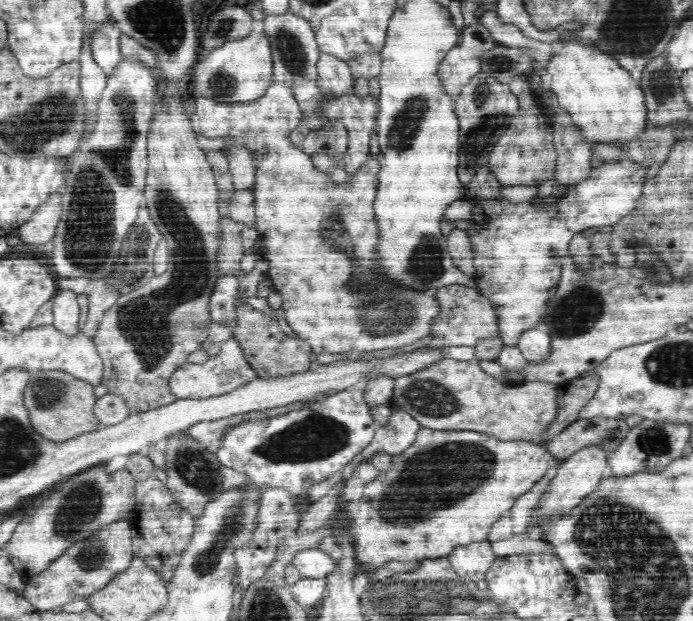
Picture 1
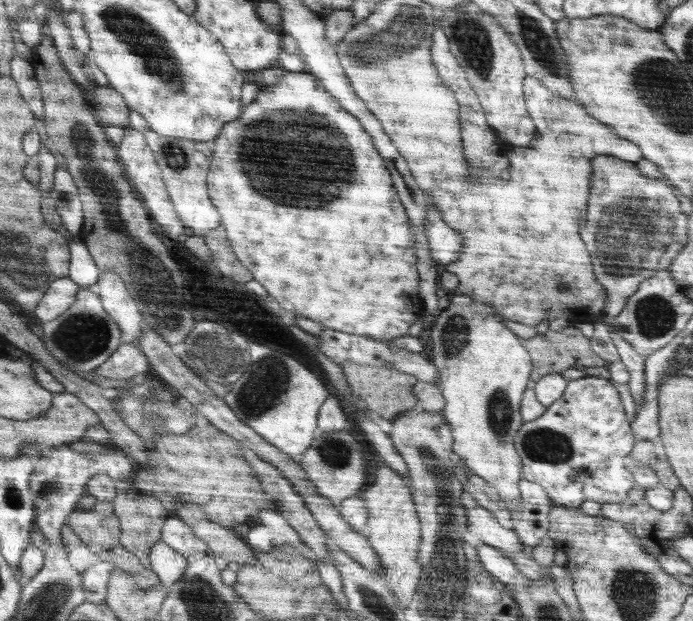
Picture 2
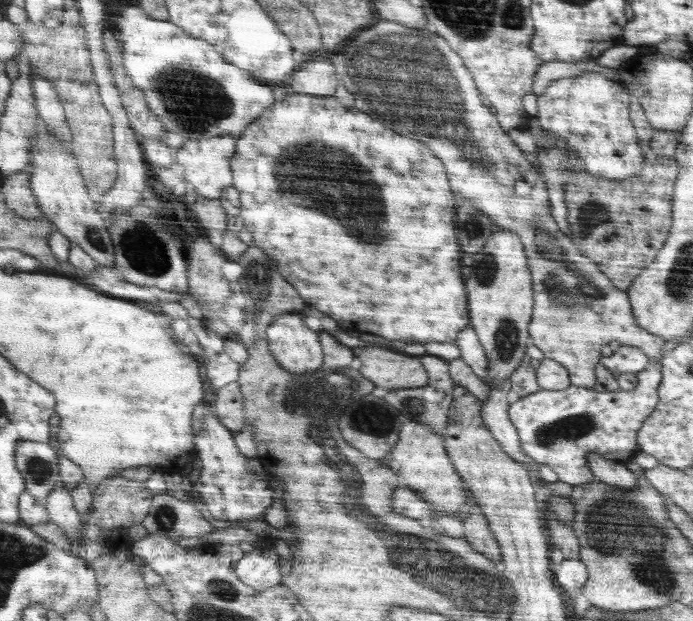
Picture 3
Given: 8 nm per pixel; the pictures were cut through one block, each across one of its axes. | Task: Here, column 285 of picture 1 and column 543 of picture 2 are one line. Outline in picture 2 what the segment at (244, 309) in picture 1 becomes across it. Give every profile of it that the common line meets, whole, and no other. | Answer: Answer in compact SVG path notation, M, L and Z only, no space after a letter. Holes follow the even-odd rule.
M575 327L564 328L562 332L553 332L548 330L541 336L523 340L524 348L532 356L532 378L534 381L540 380L542 376L550 374L559 374L568 370L568 368L580 368L580 366L607 366L607 362L592 351L590 339L583 336L582 332Z

